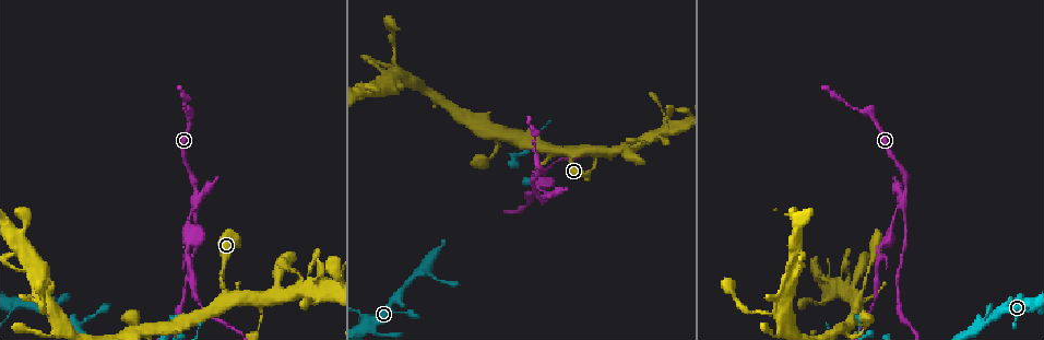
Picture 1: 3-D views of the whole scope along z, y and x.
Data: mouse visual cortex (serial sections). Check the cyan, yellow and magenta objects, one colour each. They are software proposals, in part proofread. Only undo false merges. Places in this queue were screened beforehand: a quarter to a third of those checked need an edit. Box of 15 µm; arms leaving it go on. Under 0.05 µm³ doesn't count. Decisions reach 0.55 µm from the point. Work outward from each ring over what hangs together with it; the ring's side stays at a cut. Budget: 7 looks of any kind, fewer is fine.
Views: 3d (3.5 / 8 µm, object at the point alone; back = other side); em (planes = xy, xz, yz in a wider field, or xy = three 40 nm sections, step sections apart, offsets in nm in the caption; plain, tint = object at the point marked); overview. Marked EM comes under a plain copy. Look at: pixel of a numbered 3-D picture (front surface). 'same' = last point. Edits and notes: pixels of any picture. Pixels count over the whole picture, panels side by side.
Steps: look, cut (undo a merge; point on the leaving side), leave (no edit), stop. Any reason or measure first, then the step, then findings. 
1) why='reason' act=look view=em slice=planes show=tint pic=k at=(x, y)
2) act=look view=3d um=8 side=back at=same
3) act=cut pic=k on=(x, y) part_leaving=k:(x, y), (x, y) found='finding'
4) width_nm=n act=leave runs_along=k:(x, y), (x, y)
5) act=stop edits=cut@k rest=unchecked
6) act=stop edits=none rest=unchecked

why='small branch off a trunk' act=look view=3d um=8 pic=1 at=(574, 154)

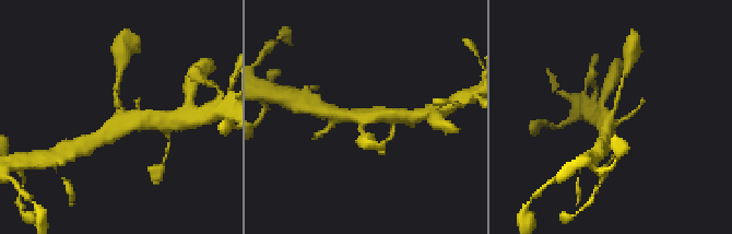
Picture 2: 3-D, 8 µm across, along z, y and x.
why='zoom in' act=look view=3d um=3.5 pic=2 at=(119, 119)

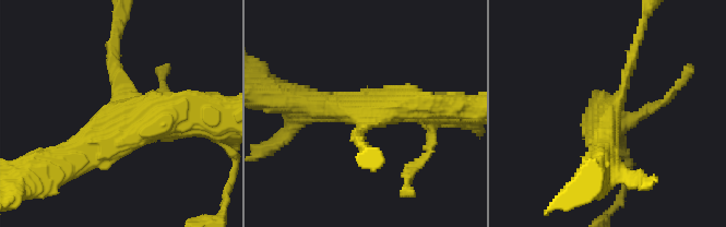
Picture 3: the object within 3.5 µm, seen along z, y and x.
arms=3 arm_widths_nm=150,400,450 act=look view=em slice=xy step=5 show=tint pic=3 at=(126, 109)

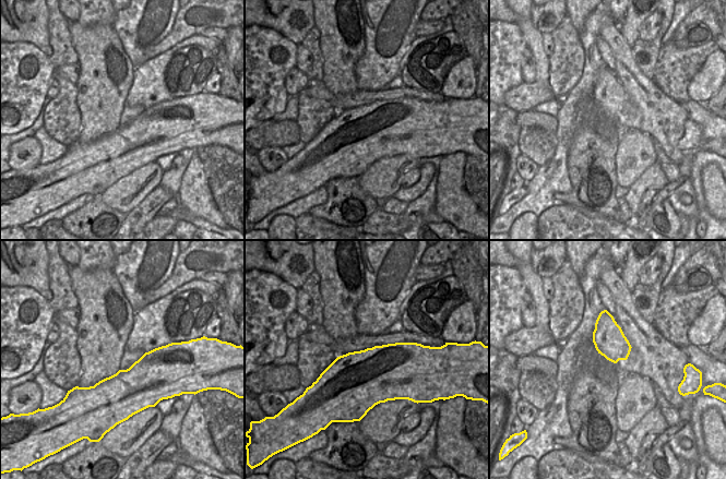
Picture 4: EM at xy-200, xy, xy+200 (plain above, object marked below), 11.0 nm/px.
act=leave found='continuous, no second cell'

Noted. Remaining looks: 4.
why='abrupt turn' act=look view=3d um=3.5 pic=1 at=(197, 204)

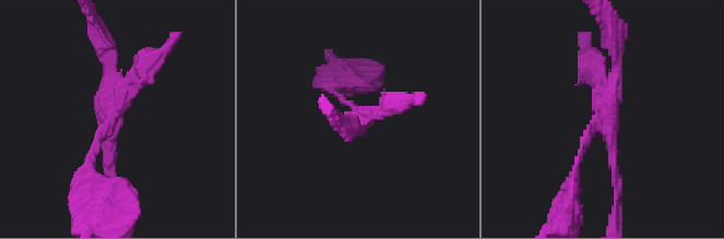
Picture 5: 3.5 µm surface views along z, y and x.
arms=4 arm_widths_nm=100,150,150,200 act=look view=em slice=xy step=3 show=tint pic=5 at=(603, 113)

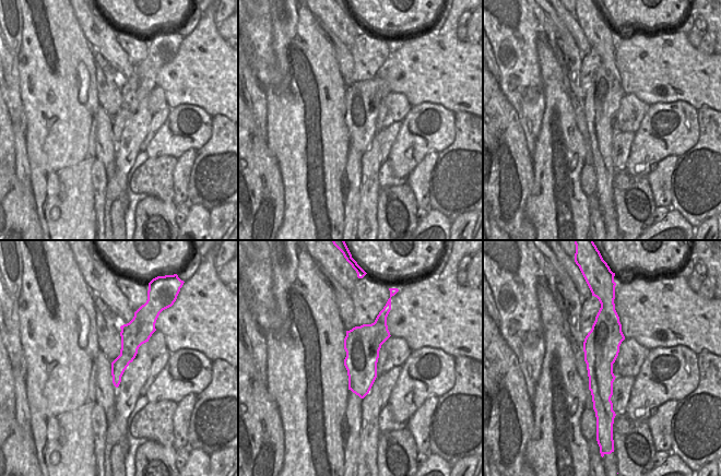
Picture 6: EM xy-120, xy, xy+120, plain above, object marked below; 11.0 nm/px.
width_nm=400 act=cut pic=5 on=(147, 74) border=6:(374, 322), (378, 353) found='a second cell is stuck on'

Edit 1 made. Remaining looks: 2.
act=stop edits=cut@5 rest=unchecked

